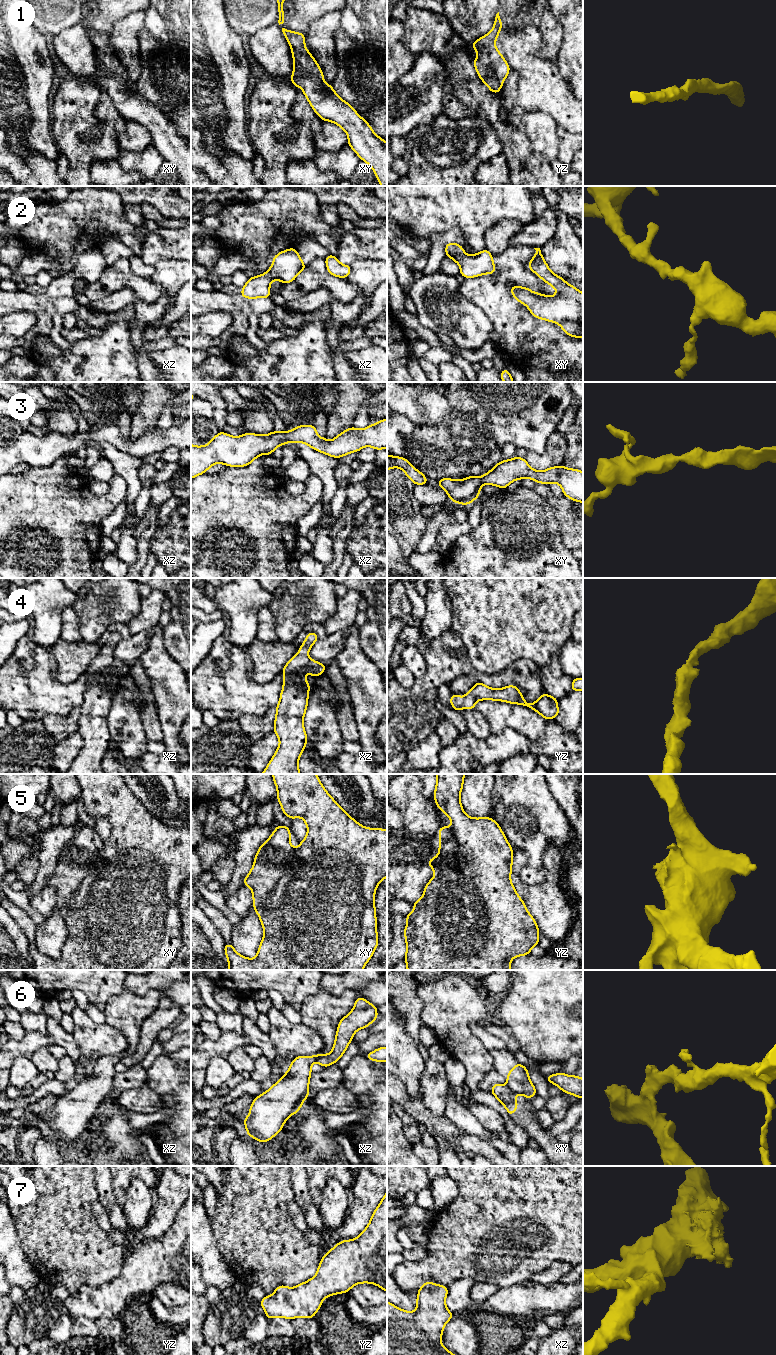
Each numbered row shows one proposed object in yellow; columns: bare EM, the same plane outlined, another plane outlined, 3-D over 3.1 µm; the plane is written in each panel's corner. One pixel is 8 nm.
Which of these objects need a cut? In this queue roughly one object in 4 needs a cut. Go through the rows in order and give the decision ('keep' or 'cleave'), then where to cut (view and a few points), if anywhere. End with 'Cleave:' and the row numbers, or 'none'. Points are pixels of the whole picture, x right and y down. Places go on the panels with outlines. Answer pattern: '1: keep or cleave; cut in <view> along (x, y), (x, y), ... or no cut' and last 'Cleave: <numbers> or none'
1: keep; no cut
2: keep; no cut
3: keep; no cut
4: keep; no cut
5: cleave; cut in xy along (295, 849), (288, 863), (290, 871), (261, 901), (253, 904)
6: cleave; cut in xy along (506, 1086), (515, 1094)
7: keep; no cut
Cleave: 5, 6

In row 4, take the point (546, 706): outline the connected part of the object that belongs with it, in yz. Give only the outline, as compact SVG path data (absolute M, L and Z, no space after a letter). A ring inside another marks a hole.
M476 682L472 689L461 698L457 694L452 694L449 702L455 711L460 712L464 707L466 709L475 709L478 700L496 700L511 704L520 704L538 712L546 720L554 719L560 710L557 705L559 698L549 696L545 691L541 697L533 704L525 702L520 690L515 685L509 685L501 689L490 688L481 682Z

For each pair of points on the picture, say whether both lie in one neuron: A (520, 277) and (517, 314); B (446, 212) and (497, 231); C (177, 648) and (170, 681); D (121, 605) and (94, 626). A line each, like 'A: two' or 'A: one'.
A: one
B: two
C: two
D: one

